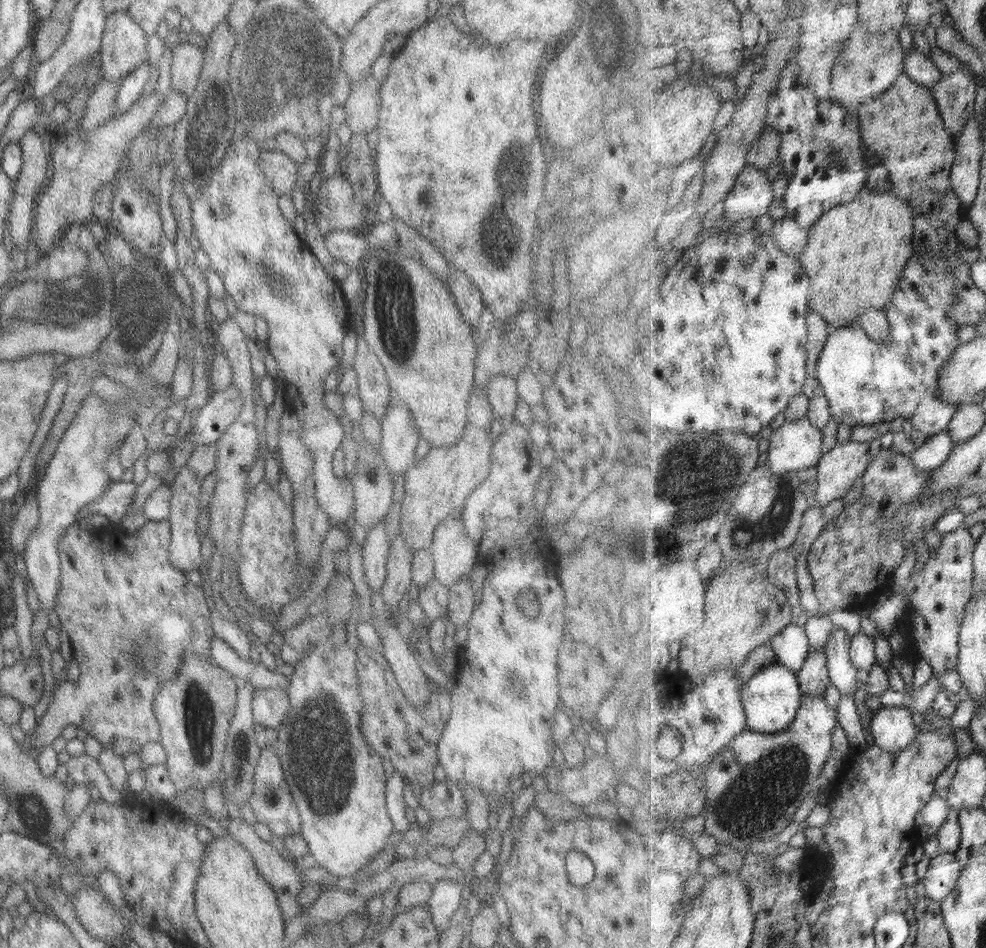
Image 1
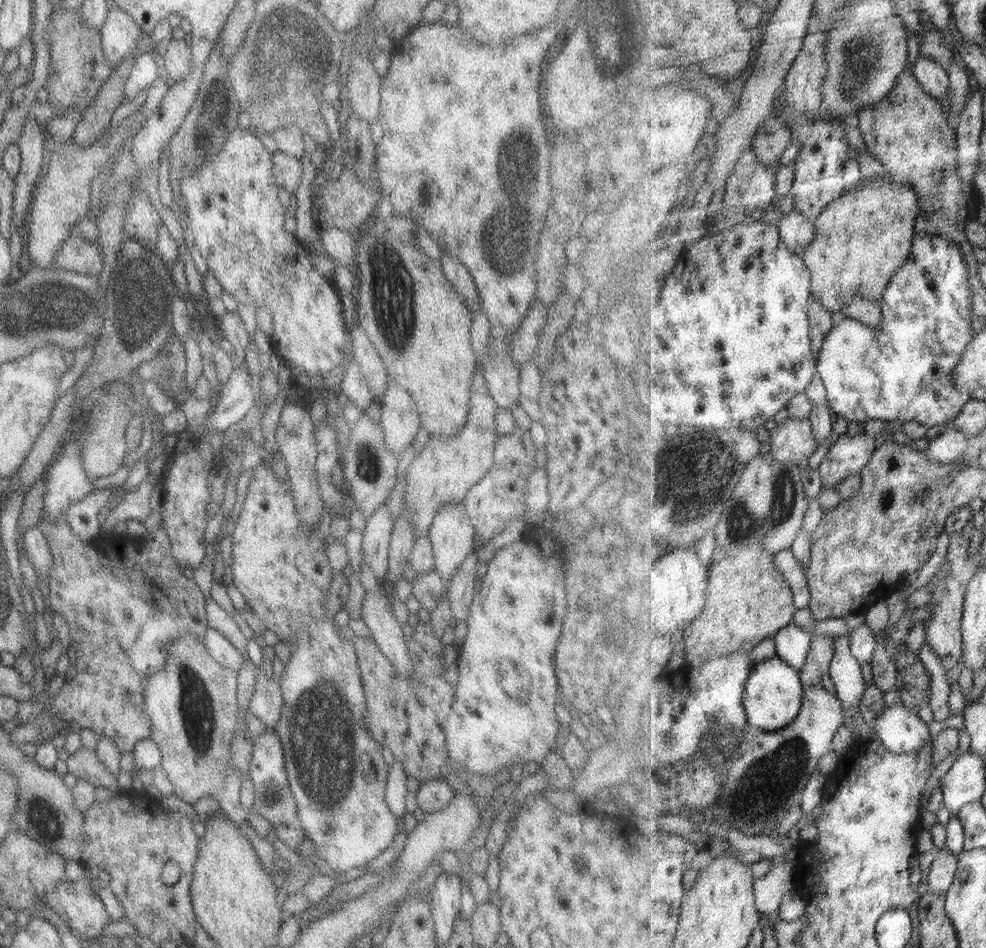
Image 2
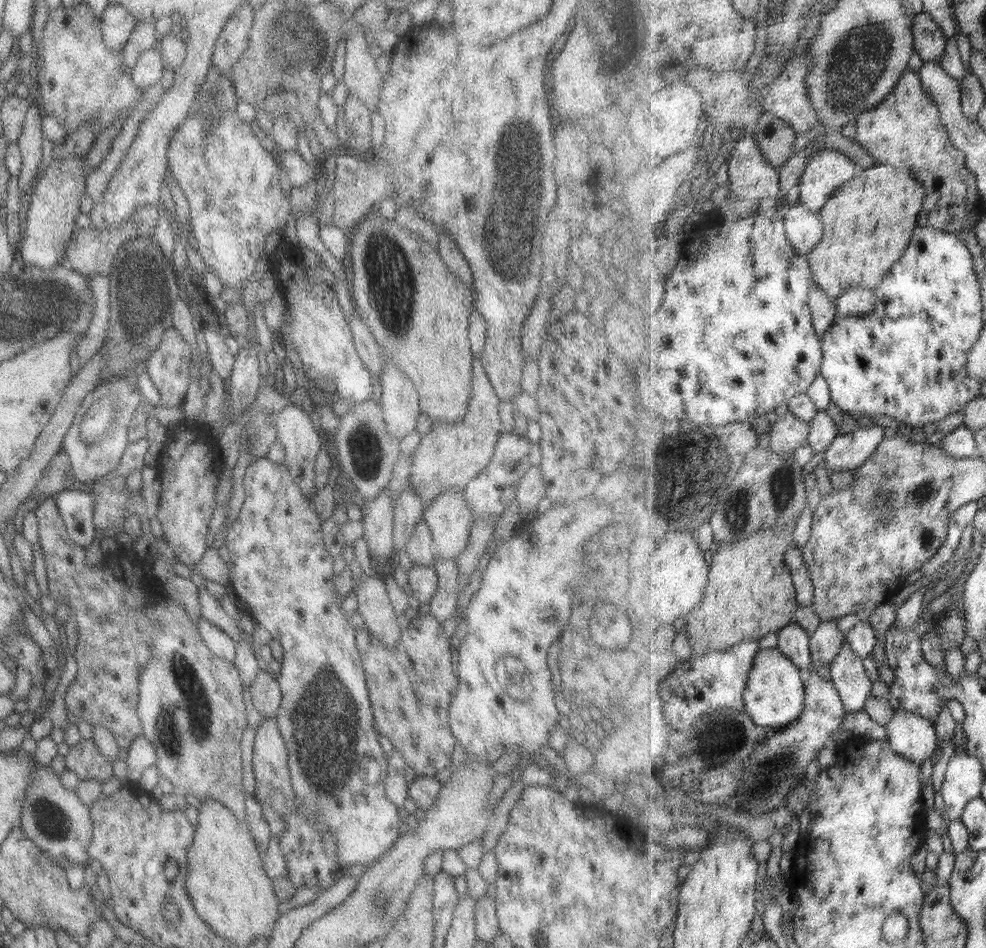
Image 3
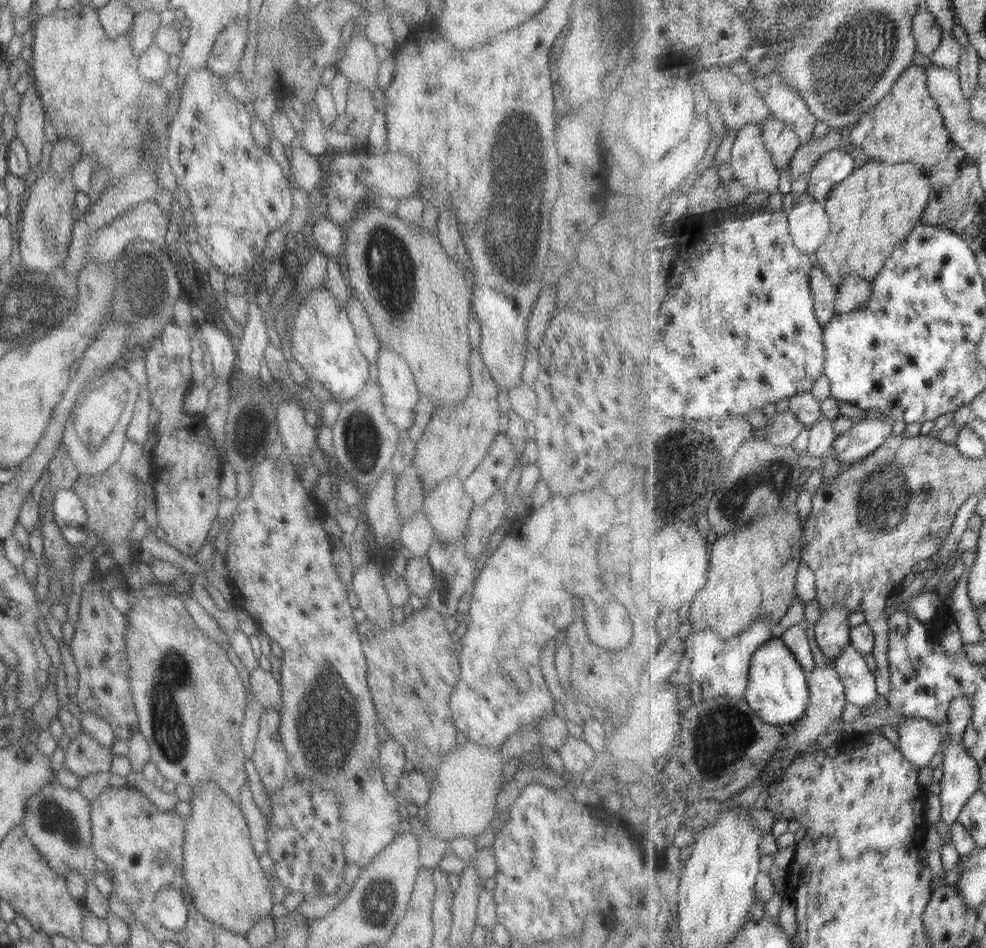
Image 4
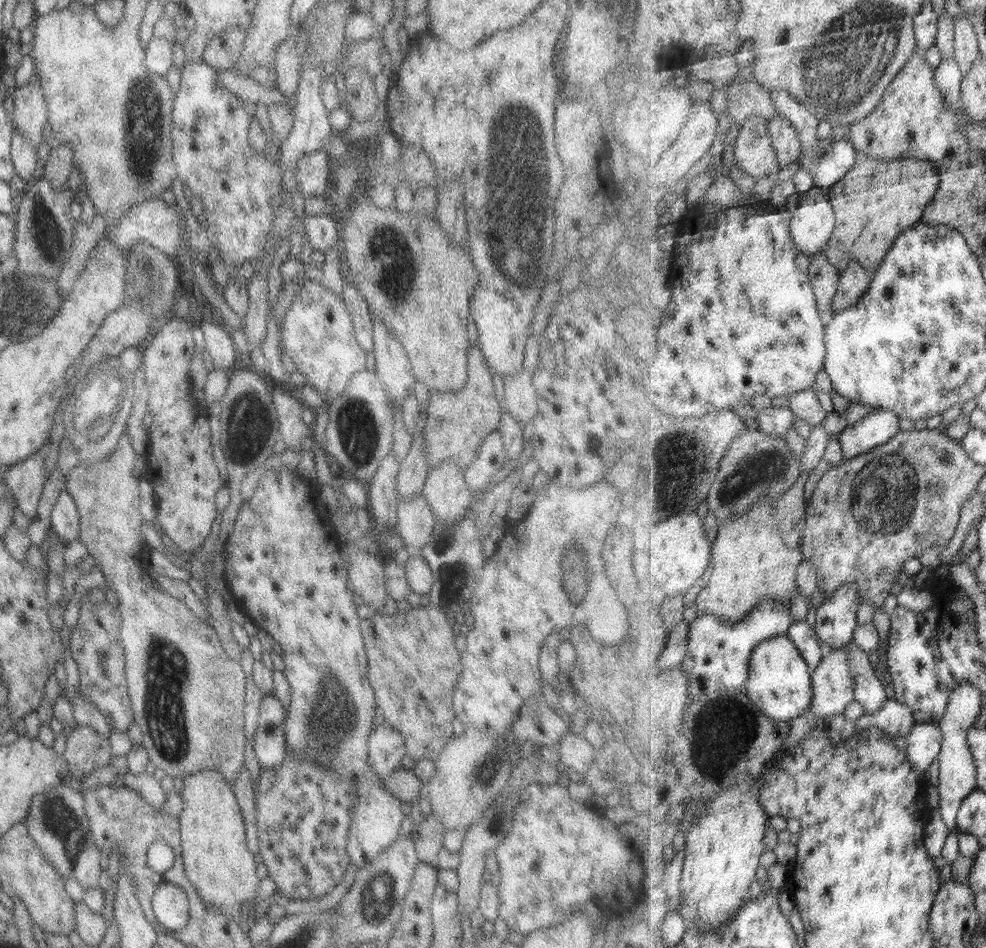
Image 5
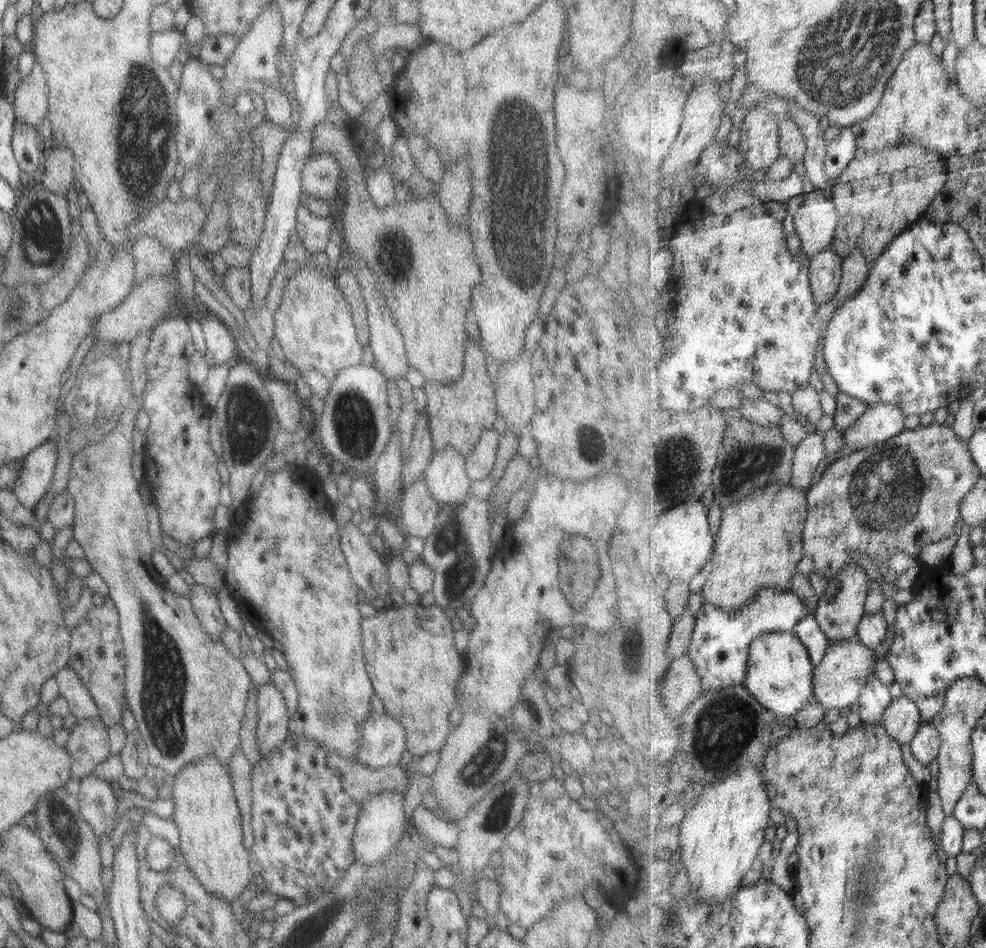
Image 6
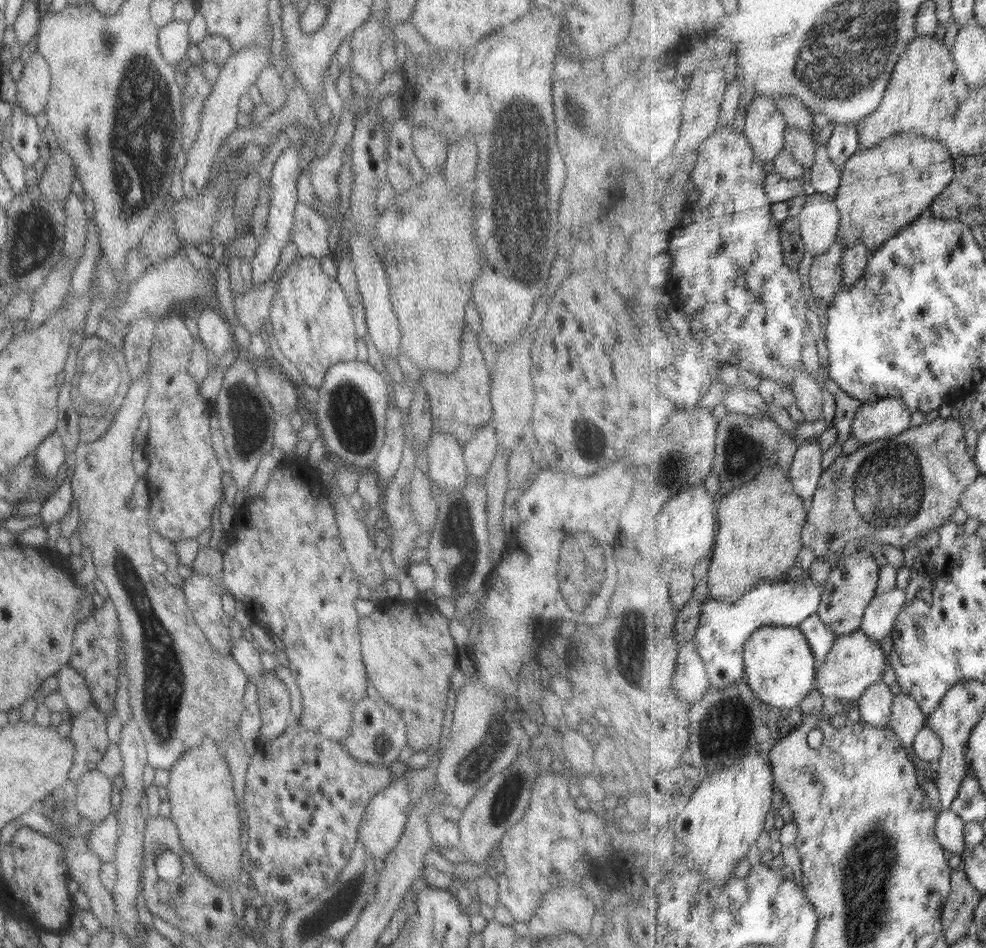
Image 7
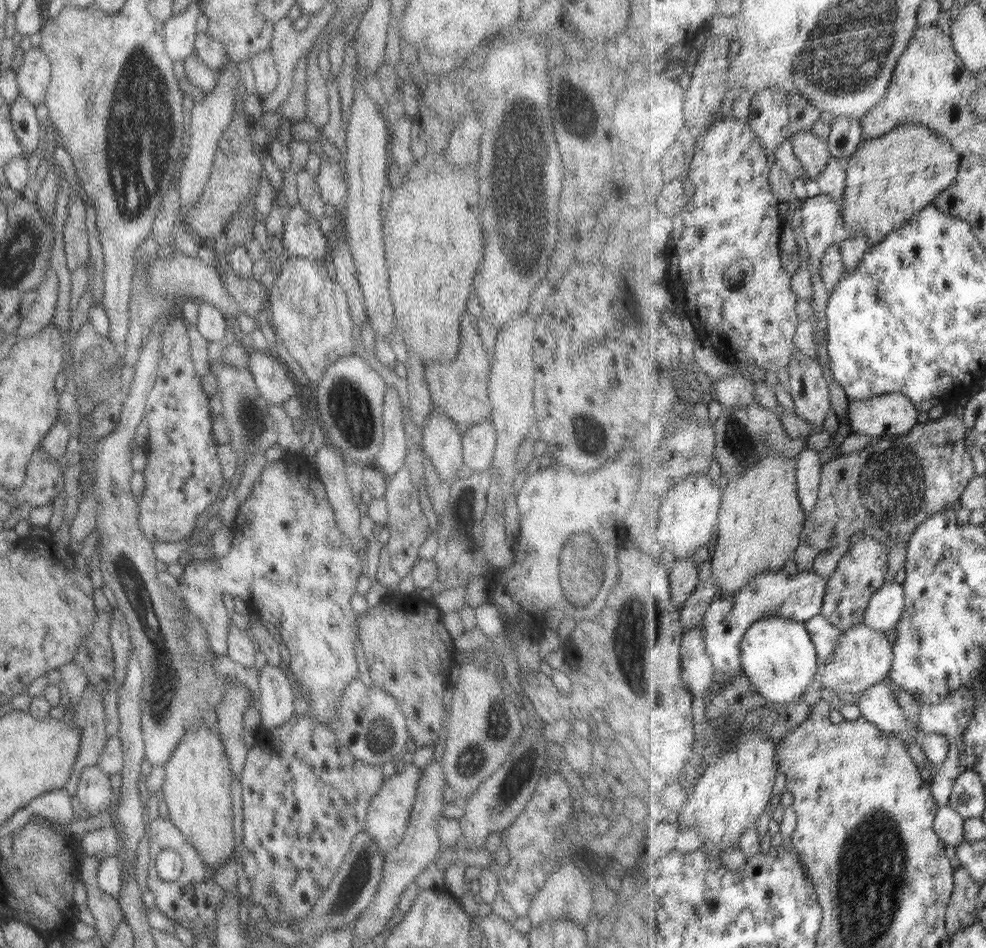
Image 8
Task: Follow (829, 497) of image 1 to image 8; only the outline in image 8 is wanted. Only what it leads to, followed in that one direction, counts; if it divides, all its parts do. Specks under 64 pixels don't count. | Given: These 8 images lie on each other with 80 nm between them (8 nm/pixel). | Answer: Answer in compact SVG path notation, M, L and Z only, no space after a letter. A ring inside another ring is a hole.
M891 393L863 401L849 402L848 418L851 433L867 434L873 439L909 434L919 424L919 411L915 403L903 393Z

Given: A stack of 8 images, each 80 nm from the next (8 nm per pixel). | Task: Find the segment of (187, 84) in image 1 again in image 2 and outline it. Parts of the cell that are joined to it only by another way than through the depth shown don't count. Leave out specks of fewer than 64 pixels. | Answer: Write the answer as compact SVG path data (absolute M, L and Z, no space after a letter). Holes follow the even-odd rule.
M170 39L161 45L165 76L170 84L183 80L190 73L190 46L187 40Z

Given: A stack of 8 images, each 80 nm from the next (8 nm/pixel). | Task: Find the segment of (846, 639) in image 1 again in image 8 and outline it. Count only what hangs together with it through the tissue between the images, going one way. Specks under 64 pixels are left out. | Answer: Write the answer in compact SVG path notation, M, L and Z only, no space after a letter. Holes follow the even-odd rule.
M880 682L861 694L857 705L861 715L869 722L893 734L898 740L909 741L910 746L913 744L919 728L906 720L905 713L899 706L895 687Z

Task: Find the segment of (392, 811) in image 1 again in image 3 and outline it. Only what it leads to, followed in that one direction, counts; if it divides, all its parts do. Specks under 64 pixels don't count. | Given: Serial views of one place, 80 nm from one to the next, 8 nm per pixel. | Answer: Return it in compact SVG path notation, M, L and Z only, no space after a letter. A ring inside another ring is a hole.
M396 750L391 751L391 755L386 758L387 772L384 778L384 795L395 807L401 809L403 804L407 801L407 787L405 783L405 774L403 773L406 768L404 760L400 757L400 754Z

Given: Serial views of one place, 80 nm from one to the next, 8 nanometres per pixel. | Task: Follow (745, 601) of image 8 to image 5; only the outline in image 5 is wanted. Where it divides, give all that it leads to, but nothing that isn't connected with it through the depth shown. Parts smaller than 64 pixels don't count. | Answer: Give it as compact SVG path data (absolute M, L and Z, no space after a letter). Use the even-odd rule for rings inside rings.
M767 598L745 620L737 624L722 624L713 614L699 616L690 624L688 653L682 668L688 678L690 698L716 697L728 690L745 690L750 677L750 657L769 638L788 634L791 623L789 603Z

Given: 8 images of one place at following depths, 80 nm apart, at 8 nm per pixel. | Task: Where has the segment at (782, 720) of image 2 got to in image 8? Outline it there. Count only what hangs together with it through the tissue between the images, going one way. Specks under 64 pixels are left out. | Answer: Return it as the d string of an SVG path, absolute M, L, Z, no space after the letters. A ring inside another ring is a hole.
M774 614L767 618L762 618L753 624L746 632L744 641L741 643L743 674L747 675L752 685L769 701L775 704L792 704L800 702L801 696L807 692L807 688L812 686L817 678L818 650L811 638L811 633L807 630L805 622L790 620L786 616Z

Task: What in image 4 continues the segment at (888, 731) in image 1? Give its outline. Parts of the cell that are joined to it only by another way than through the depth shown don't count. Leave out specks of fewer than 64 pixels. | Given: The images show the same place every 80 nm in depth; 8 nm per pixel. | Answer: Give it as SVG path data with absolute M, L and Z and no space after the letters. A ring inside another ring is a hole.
M906 717L898 726L899 750L919 770L925 770L941 748L943 731L926 718Z

